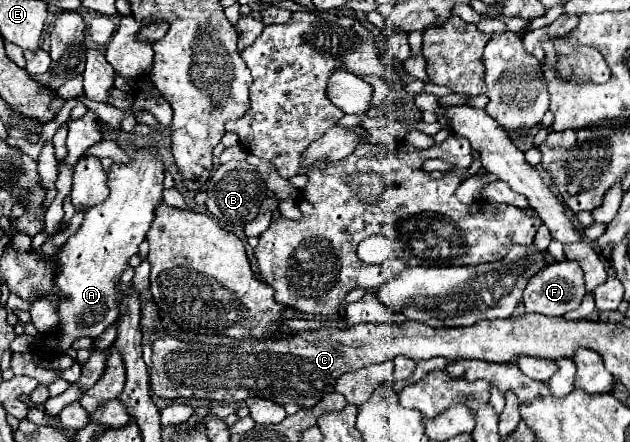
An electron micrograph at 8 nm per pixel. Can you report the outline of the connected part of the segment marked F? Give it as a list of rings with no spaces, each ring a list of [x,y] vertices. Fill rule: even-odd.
[[[564,259],[562,262],[555,261],[528,281],[524,290],[524,305],[526,305],[526,311],[530,313],[562,317],[564,313],[576,309],[584,295],[586,295],[586,289],[584,289],[584,277],[582,277],[580,265],[576,261]]]

